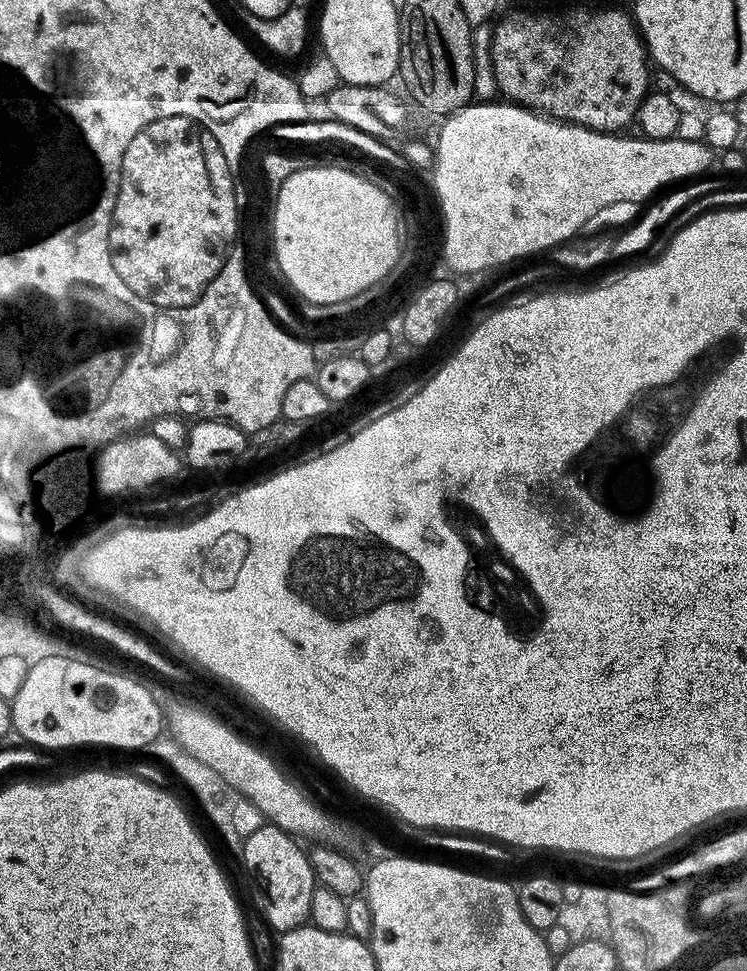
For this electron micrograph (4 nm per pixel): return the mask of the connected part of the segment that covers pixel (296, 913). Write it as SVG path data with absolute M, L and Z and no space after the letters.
M271 822L264 823L260 830L242 840L244 864L260 887L260 896L264 899L264 916L269 926L277 928L280 934L301 927L308 920L310 898L314 898L314 890L318 887L307 851L295 843L299 844L289 833Z

